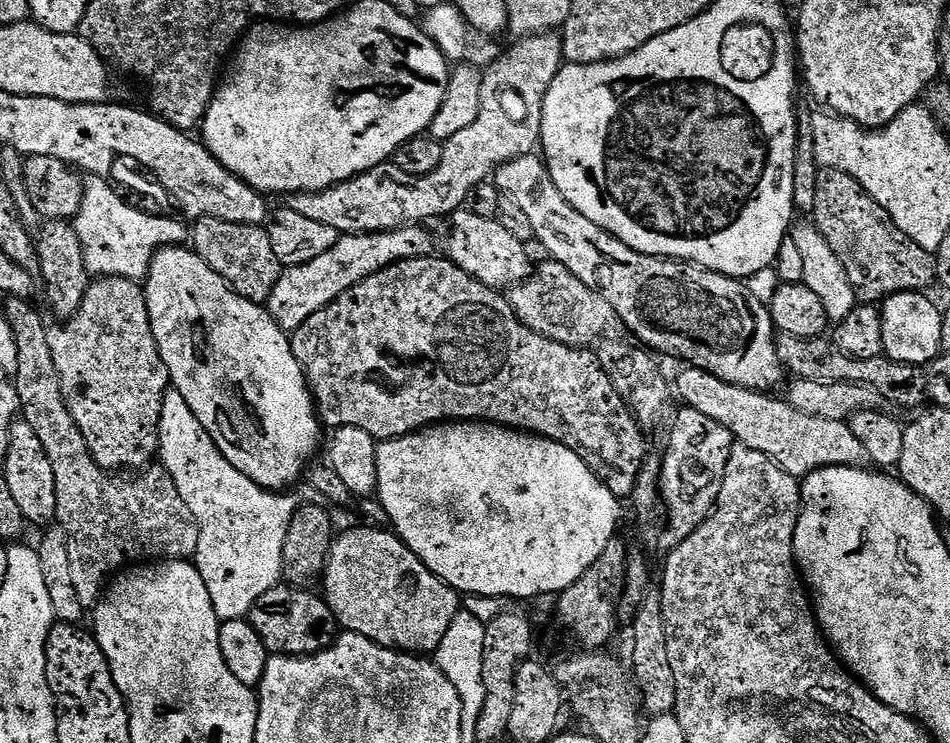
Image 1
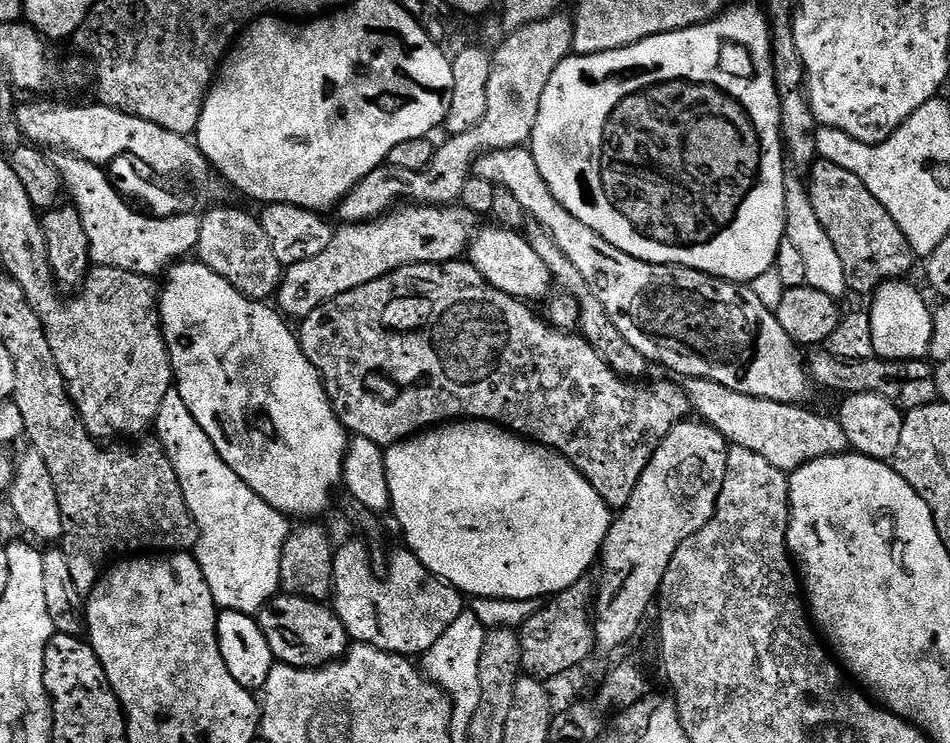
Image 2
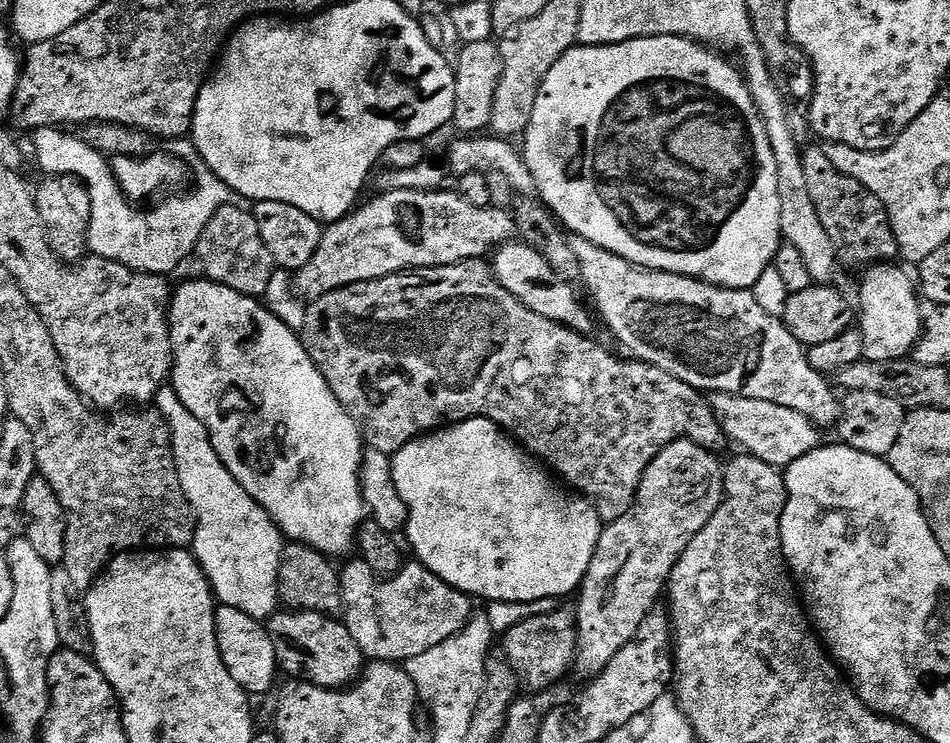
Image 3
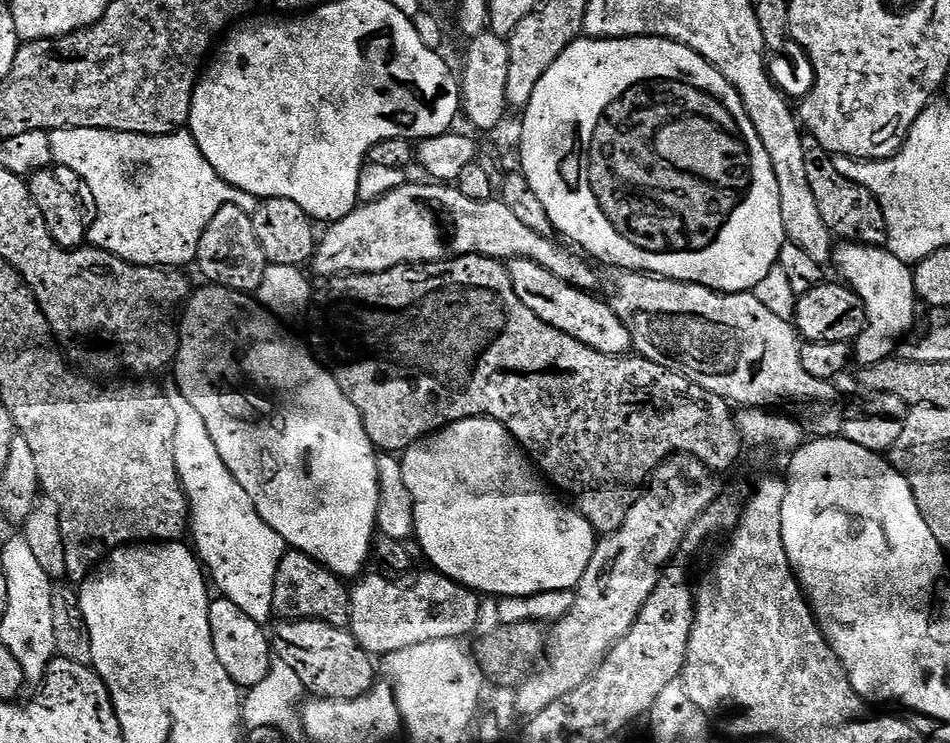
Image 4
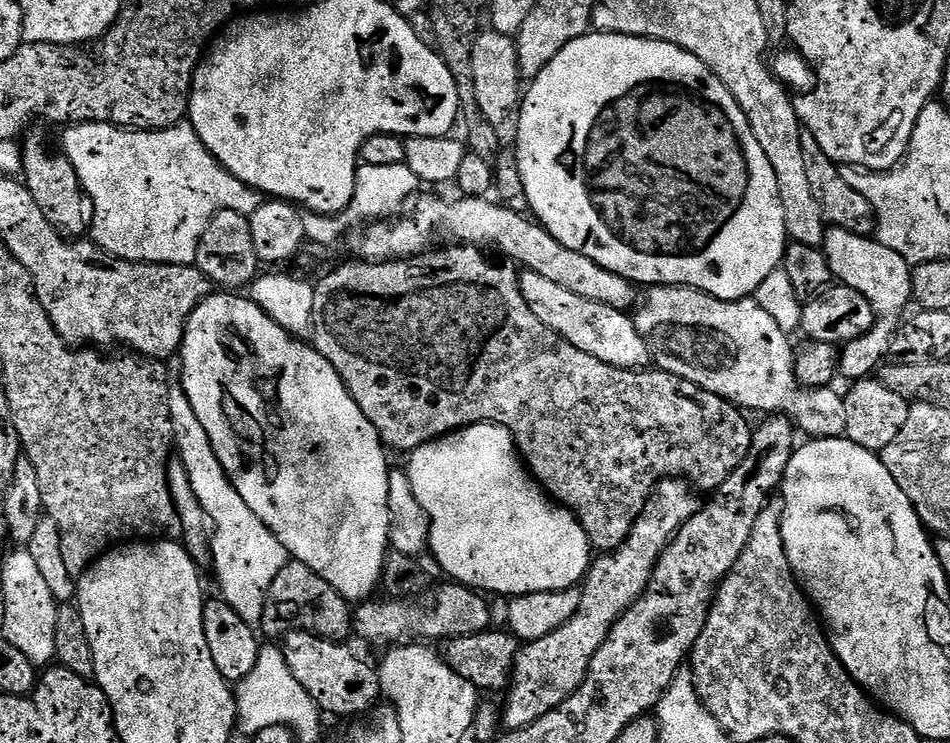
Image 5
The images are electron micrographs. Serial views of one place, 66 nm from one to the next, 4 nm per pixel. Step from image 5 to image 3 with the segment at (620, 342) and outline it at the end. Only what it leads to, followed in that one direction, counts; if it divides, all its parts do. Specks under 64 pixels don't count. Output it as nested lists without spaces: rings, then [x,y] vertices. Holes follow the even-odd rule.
[[[523,242],[503,244],[491,257],[490,267],[496,274],[496,281],[506,290],[510,290],[510,294],[514,294],[518,302],[534,310],[534,314],[542,314],[542,318],[550,318],[554,322],[572,328],[575,332],[588,334],[593,331],[591,329],[593,313],[590,308],[588,313],[587,306],[580,301],[579,294],[575,292],[576,288],[560,278],[546,262],[546,258],[531,245]]]

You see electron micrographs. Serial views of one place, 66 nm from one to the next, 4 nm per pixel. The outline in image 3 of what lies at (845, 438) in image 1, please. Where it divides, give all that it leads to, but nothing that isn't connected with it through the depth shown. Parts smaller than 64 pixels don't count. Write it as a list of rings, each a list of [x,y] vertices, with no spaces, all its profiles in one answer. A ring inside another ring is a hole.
[[[725,392],[715,393],[710,403],[725,437],[740,447],[737,449],[775,468],[787,469],[788,465],[798,462],[798,458],[821,447],[821,429],[817,428],[814,422],[810,422],[810,418],[798,414],[798,410],[778,406],[774,402],[758,402],[758,398],[742,398]]]

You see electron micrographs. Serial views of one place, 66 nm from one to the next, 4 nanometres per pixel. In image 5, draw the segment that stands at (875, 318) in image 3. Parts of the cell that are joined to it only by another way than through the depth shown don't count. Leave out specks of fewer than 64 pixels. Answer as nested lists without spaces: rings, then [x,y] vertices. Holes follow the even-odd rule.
[[[829,227],[825,231],[822,251],[833,277],[841,285],[852,287],[862,294],[876,315],[873,328],[868,333],[844,344],[838,352],[839,375],[845,376],[848,382],[863,380],[871,377],[885,363],[890,342],[905,315],[904,307],[913,303],[913,265],[908,264],[902,254],[894,254],[890,246],[882,246],[872,236],[859,236],[841,228]]]

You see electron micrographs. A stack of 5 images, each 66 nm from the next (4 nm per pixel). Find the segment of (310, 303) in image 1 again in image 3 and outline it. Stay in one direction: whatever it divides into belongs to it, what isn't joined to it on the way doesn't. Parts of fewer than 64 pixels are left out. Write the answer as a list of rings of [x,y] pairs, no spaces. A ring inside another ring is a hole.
[[[384,190],[379,193],[381,196],[369,204],[361,203],[341,220],[327,225],[318,250],[314,250],[314,258],[310,258],[306,266],[295,269],[294,283],[297,292],[305,301],[311,302],[339,288],[386,278],[410,268],[437,268],[460,264],[463,260],[478,260],[495,253],[503,244],[517,239],[515,218],[509,209],[470,206],[470,202],[466,202],[459,191],[448,191]]]

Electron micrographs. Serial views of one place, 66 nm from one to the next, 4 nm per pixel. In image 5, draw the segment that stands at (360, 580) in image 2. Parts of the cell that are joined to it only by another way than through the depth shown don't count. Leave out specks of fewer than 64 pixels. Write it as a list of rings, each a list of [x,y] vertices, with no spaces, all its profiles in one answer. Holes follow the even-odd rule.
[[[444,582],[440,588],[440,593],[436,596],[436,608],[415,608],[412,602],[402,600],[385,599],[385,604],[377,598],[369,599],[367,602],[361,603],[354,612],[354,632],[358,637],[364,640],[392,640],[388,642],[400,642],[405,639],[407,632],[413,632],[413,637],[428,640],[447,641],[453,636],[469,636],[470,634],[478,634],[479,632],[489,631],[492,620],[492,612],[488,609],[488,604],[483,595],[477,589],[468,587],[467,584],[458,584],[455,582]]]

